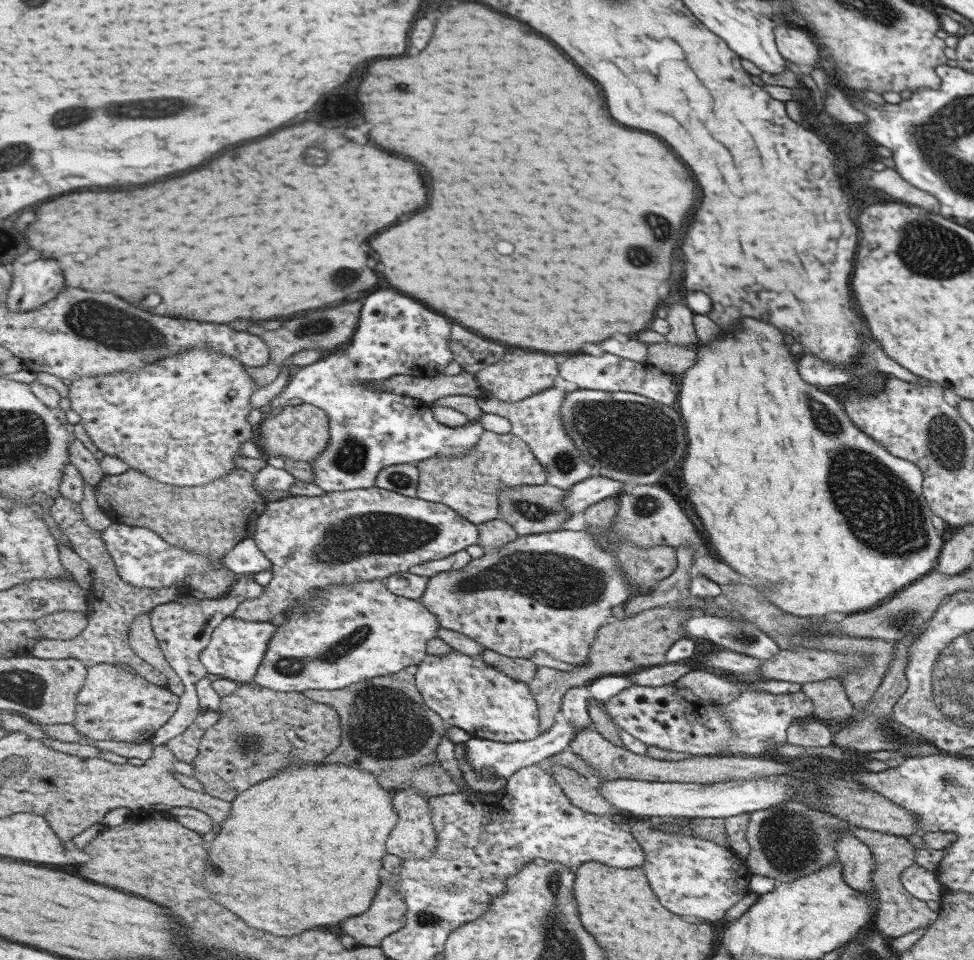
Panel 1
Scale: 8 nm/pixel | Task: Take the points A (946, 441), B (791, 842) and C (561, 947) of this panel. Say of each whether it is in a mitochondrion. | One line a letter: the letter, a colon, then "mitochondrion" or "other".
A: mitochondrion
B: mitochondrion
C: mitochondrion

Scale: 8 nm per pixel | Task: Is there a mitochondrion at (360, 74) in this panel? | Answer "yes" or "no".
no

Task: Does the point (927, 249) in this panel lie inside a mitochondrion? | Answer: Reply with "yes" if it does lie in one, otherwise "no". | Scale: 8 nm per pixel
yes

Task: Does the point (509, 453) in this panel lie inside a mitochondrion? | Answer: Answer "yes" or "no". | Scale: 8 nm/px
no

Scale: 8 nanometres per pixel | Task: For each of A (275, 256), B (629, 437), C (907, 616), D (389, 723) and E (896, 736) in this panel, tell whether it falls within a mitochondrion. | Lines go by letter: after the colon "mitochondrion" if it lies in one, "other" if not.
A: other
B: mitochondrion
C: mitochondrion
D: mitochondrion
E: other

